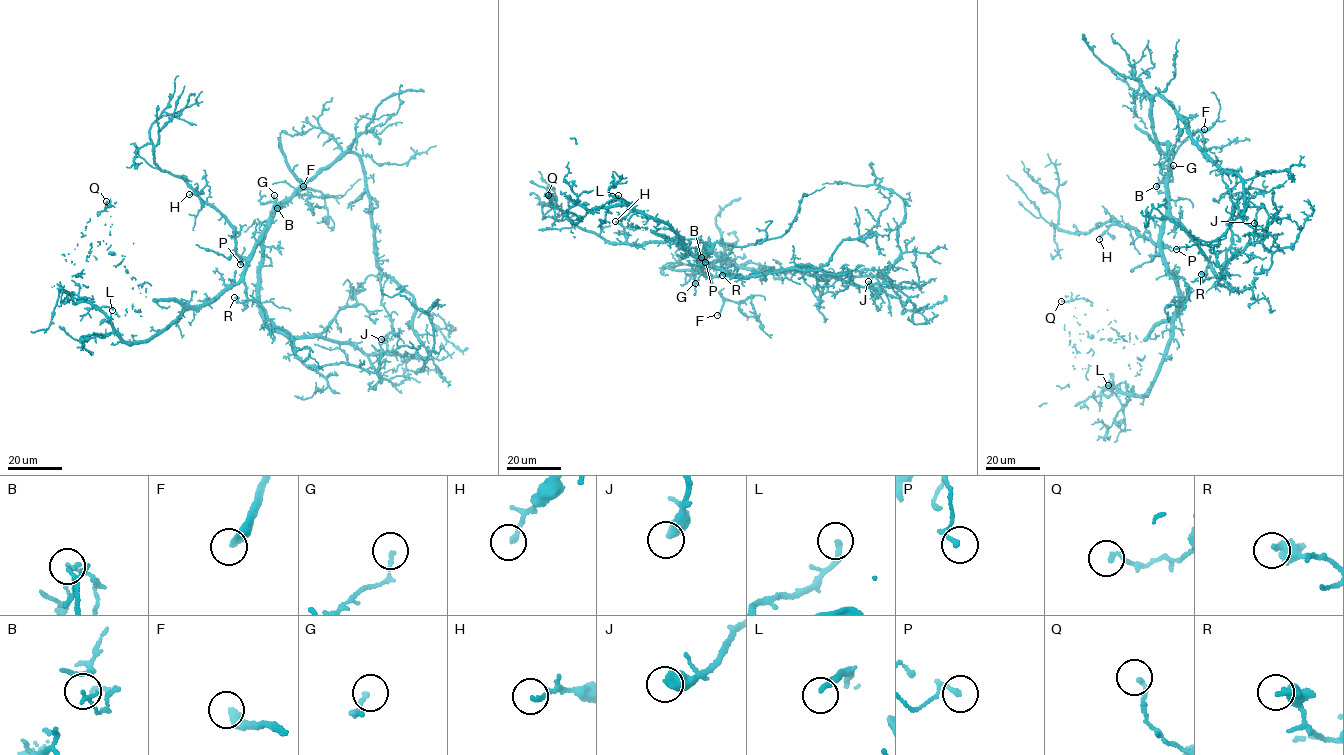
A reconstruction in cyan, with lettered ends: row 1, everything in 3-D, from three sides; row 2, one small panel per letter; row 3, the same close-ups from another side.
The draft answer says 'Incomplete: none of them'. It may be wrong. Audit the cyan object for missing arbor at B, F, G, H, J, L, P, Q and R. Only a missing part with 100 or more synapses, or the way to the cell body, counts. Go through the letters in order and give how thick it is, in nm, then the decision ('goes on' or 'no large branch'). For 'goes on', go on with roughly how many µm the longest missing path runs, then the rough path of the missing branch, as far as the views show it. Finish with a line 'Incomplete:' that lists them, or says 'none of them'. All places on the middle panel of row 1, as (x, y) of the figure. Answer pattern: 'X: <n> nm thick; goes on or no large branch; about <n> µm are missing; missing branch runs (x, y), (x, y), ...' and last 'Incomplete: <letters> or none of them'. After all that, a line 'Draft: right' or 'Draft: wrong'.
B: 150 nm thick; no large branch
F: 340 nm thick; goes on; about 60 µm are missing; missing branch runs (717, 315), (717, 321), (736, 347), (739, 356), (724, 389), (725, 396), (713, 413)
G: 160 nm thick; no large branch
H: 170 nm thick; no large branch
J: 500 nm thick; no large branch
L: 240 nm thick; no large branch
P: 170 nm thick; no large branch
Q: 170 nm thick; no large branch
R: 320 nm thick; no large branch
Incomplete: F
Draft: wrong

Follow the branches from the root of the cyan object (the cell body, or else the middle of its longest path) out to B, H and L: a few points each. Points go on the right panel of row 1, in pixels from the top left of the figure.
B: (1160, 151), (1166, 154), (1169, 165), (1165, 182), (1156, 186)
H: (1160, 151), (1167, 155), (1168, 165), (1160, 238), (1161, 246), (1166, 246), (1129, 226), (1114, 224), (1099, 239)
L: (1160, 151), (1168, 170), (1161, 241), (1179, 306), (1146, 392), (1135, 397), (1108, 385)

